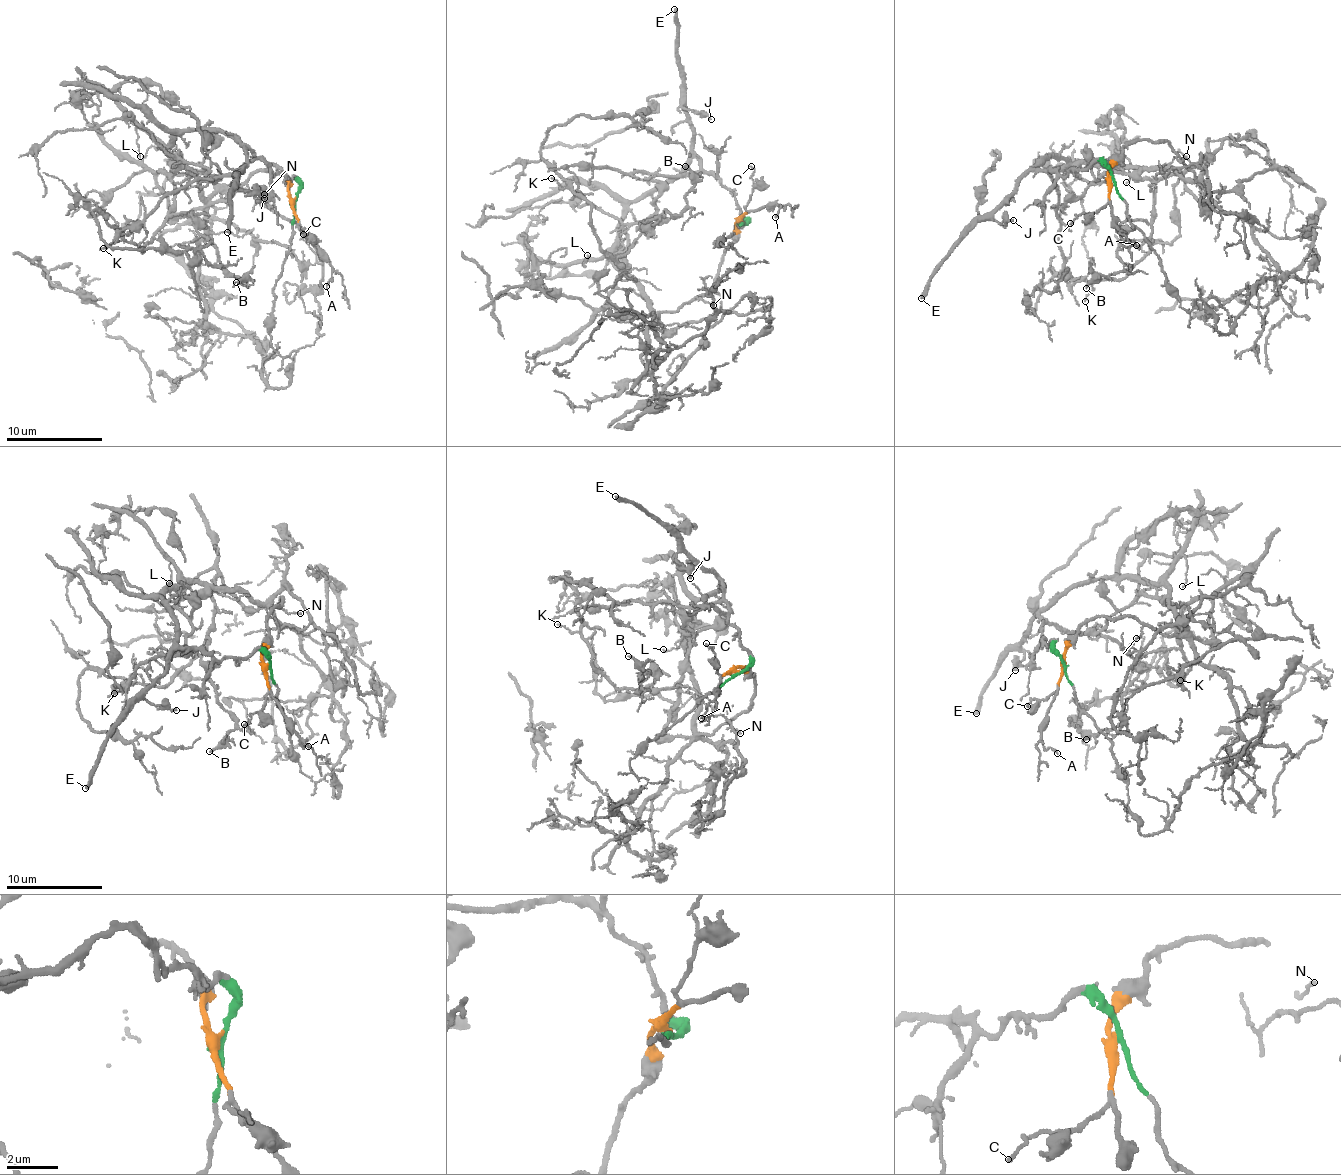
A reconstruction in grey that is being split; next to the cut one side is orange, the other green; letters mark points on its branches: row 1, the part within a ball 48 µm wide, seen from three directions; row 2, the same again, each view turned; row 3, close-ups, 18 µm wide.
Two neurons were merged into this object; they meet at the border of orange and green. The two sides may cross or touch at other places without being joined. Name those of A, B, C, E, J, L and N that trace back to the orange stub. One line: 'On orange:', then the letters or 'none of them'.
On orange: A, B, C, N

